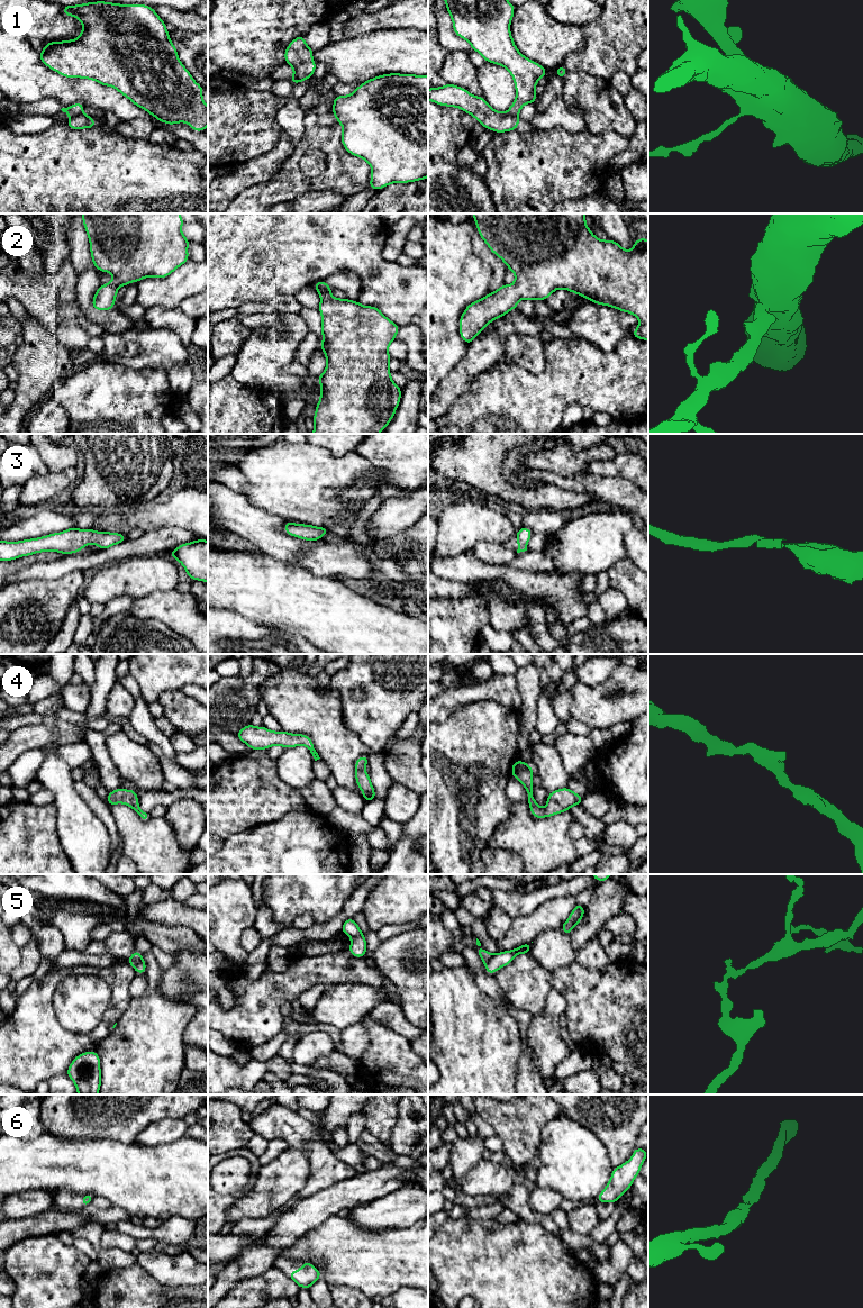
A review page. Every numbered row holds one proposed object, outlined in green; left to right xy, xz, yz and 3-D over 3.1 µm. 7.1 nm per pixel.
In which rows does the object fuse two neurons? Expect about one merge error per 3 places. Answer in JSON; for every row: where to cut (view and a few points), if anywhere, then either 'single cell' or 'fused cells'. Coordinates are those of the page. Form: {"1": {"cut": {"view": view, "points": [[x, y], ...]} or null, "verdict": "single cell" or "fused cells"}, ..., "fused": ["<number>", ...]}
{"1": {"cut": {"view": "yz", "points": [[506, 112], [517, 116]]}, "verdict": "fused cells"}, "2": {"cut": null, "verdict": "single cell"}, "3": {"cut": null, "verdict": "single cell"}, "4": {"cut": null, "verdict": "single cell"}, "5": {"cut": {"view": "xy", "points": [[142, 959], [134, 968]]}, "verdict": "fused cells"}, "6": {"cut": null, "verdict": "single cell"}, "fused": ["1", "5"]}

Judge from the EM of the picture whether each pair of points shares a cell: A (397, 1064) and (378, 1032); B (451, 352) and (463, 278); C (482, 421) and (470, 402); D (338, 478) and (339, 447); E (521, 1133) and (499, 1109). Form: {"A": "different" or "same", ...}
{"A": "same", "B": "same", "C": "same", "D": "different", "E": "same"}

